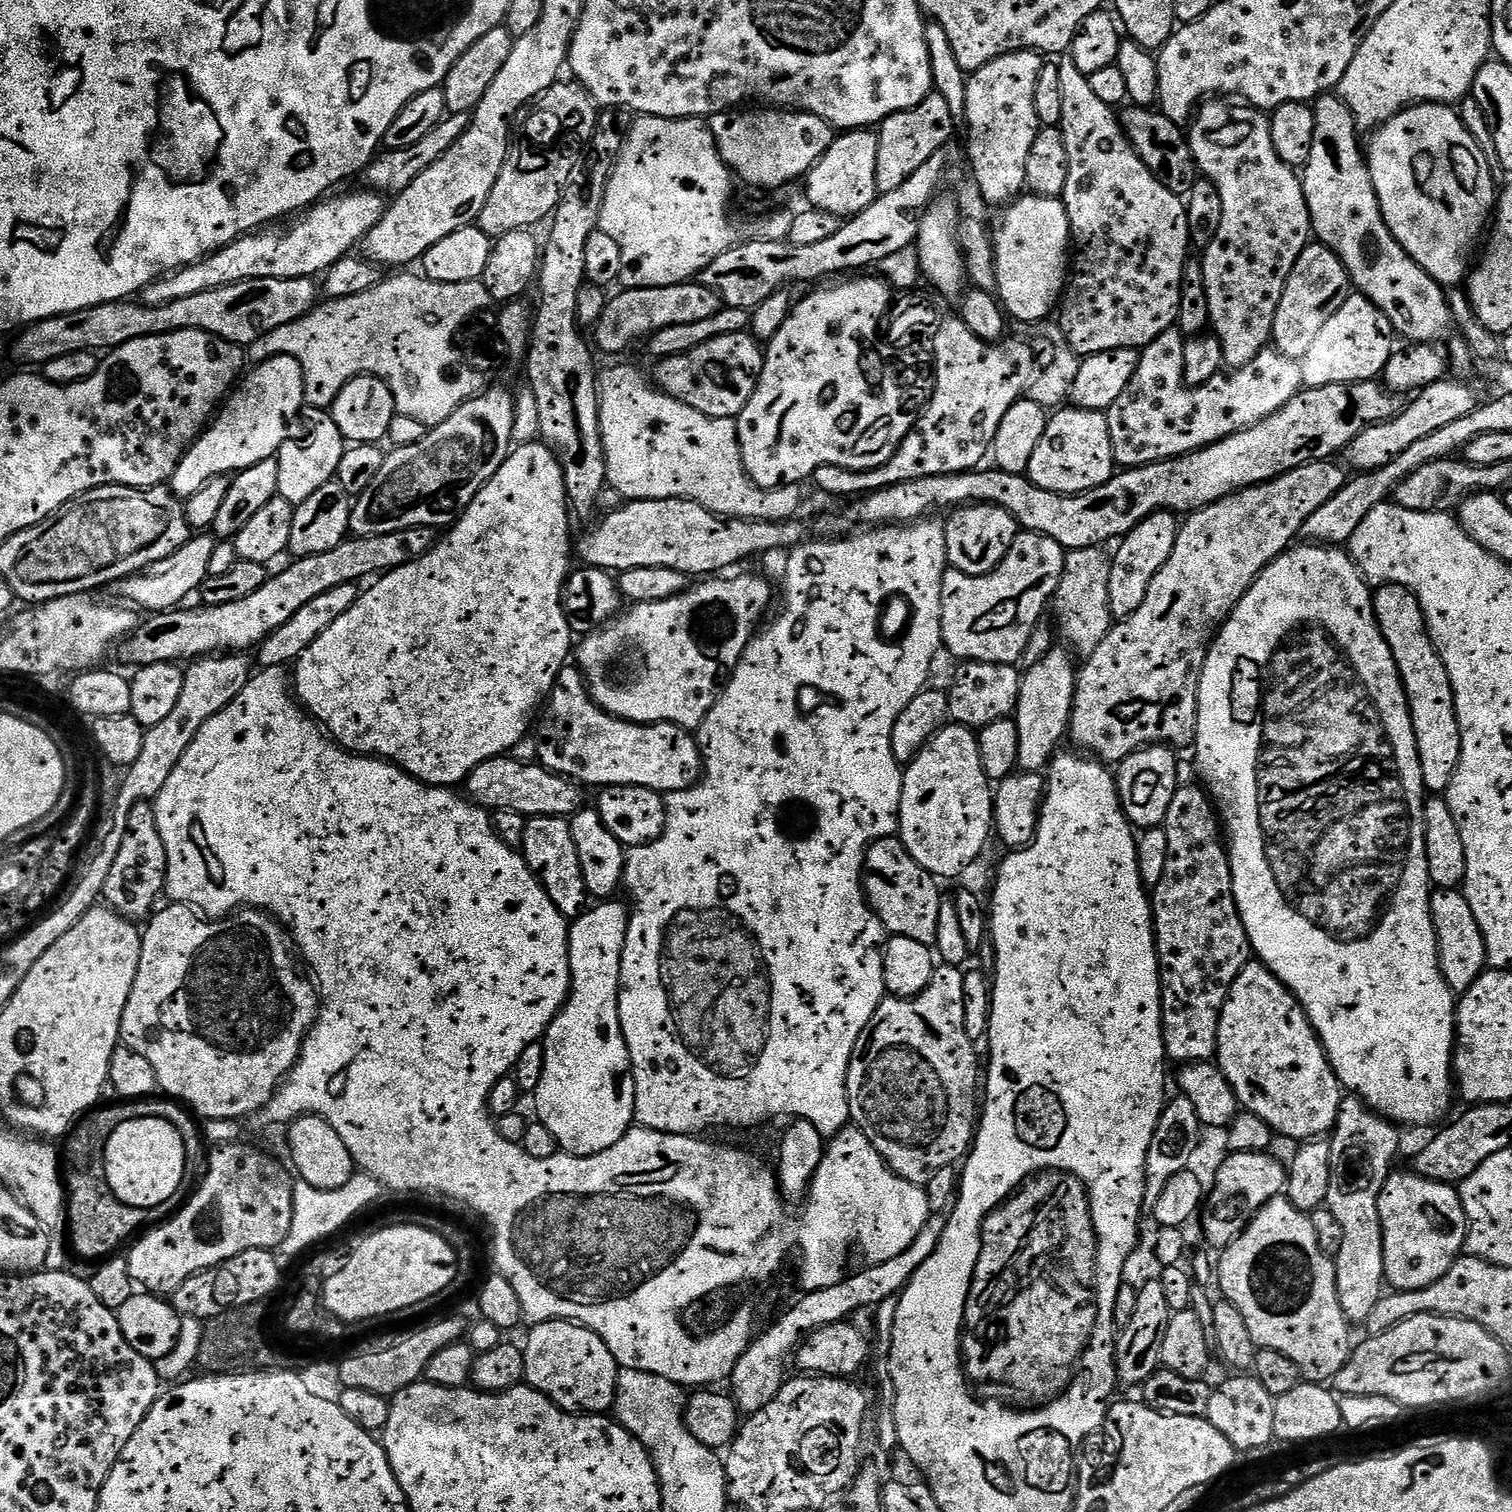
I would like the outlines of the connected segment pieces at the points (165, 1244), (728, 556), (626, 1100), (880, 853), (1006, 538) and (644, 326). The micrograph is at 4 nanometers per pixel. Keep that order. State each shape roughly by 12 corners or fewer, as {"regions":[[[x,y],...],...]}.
{"regions":[[[222,1145],[188,1205],[127,1249],[171,1294],[290,1234],[294,1176]],[[633,500],[578,540],[589,568],[704,578],[805,543],[804,524]],[[627,903],[571,921],[539,1123],[569,1156],[633,1127],[620,1021]],[[896,836],[866,853],[864,894],[885,933],[938,938],[941,881]],[[993,504],[944,524],[948,564],[985,576],[1006,558],[1016,519]],[[699,282],[624,288],[594,326],[624,352],[666,326],[710,318],[720,295]]]}

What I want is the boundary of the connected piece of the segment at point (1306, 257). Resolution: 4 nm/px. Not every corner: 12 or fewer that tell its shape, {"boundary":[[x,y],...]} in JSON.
{"boundary":[[1308,243],[1286,278],[1271,343],[1304,356],[1352,291],[1335,252]]}

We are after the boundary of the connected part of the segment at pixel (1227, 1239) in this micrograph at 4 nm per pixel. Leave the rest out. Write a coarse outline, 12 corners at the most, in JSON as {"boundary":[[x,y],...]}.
{"boundary":[[1268,1152],[1225,1155],[1202,1205],[1217,1250],[1286,1188]]}

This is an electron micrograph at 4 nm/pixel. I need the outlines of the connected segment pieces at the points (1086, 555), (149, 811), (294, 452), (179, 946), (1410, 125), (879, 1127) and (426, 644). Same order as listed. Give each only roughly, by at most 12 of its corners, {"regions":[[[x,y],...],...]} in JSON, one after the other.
{"regions":[[[1071,549],[1052,599],[1060,634],[1084,658],[1114,622],[1111,561]],[[135,804],[102,893],[144,922],[165,891],[155,807]],[[308,408],[308,433],[275,457],[278,495],[294,506],[333,483],[339,423]],[[263,910],[147,921],[120,1023],[159,1091],[255,1117],[320,1013]],[[1455,107],[1366,140],[1382,218],[1441,286],[1470,271],[1498,183]],[[941,963],[858,1038],[850,1120],[927,1186],[974,1143],[982,1060]],[[521,443],[294,665],[349,752],[463,785],[574,652]]]}

